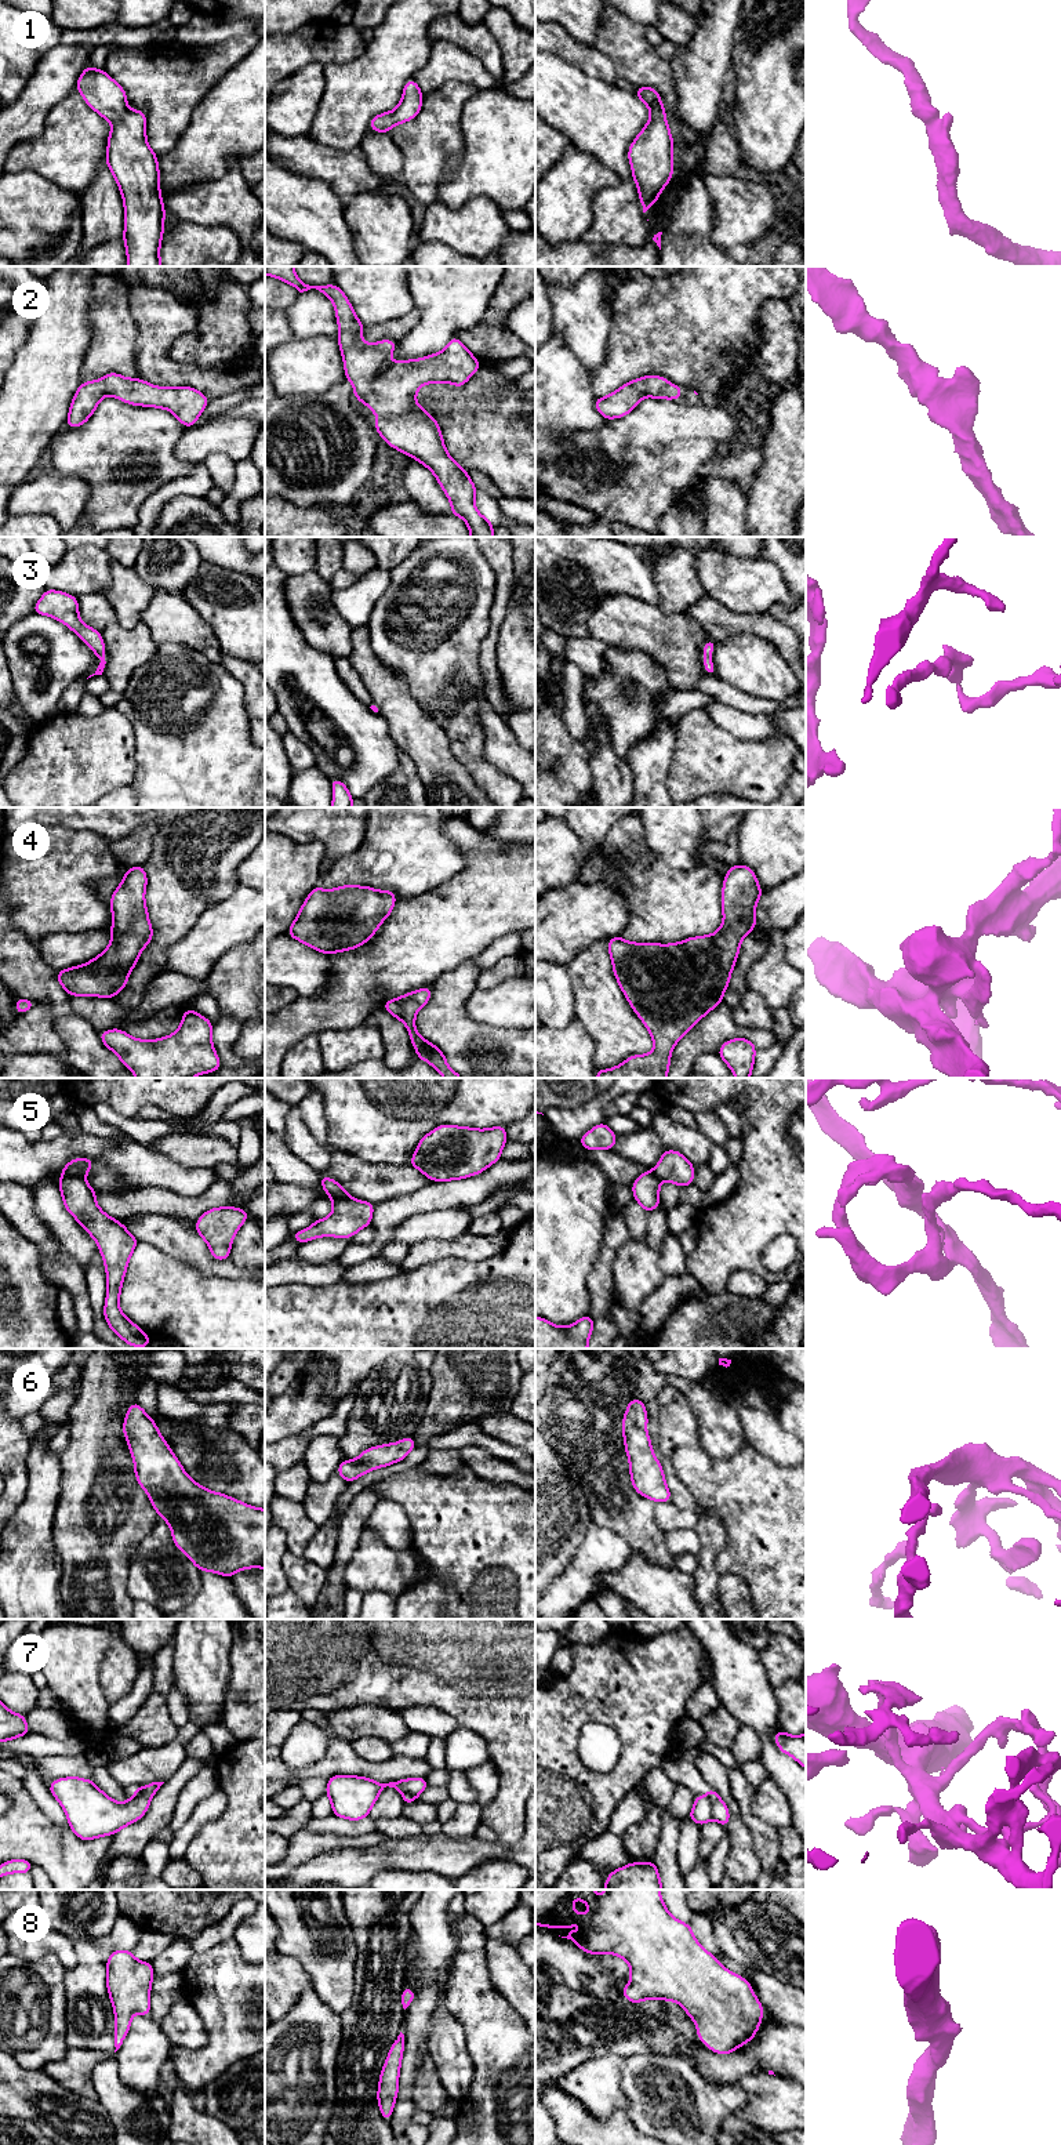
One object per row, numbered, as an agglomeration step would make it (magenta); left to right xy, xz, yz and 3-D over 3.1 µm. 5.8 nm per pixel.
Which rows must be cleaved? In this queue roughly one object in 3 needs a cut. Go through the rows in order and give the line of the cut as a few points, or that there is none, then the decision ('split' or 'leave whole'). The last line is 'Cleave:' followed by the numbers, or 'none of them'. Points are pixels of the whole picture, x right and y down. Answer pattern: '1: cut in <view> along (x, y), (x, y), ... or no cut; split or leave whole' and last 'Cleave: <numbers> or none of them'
1: no cut; leave whole
2: no cut; leave whole
3: no cut; leave whole
4: no cut; leave whole
5: cut in xy along (61, 1173), (80, 1176), (84, 1180); split
6: no cut; leave whole
7: cut in yz along (707, 1796), (712, 1806), (714, 1818); split
8: no cut; leave whole
Cleave: 5, 7

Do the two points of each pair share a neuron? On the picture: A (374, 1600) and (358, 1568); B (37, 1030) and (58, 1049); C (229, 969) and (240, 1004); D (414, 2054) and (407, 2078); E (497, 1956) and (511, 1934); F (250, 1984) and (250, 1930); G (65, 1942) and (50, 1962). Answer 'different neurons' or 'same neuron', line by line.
A: different neurons
B: same neuron
C: same neuron
D: same neuron
E: different neurons
F: different neurons
G: different neurons

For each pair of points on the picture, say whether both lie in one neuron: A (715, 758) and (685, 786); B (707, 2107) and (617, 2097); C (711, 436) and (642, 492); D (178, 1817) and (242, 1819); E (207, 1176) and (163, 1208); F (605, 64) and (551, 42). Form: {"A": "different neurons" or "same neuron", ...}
{"A": "same neuron", "B": "different neurons", "C": "same neuron", "D": "different neurons", "E": "different neurons", "F": "same neuron"}

